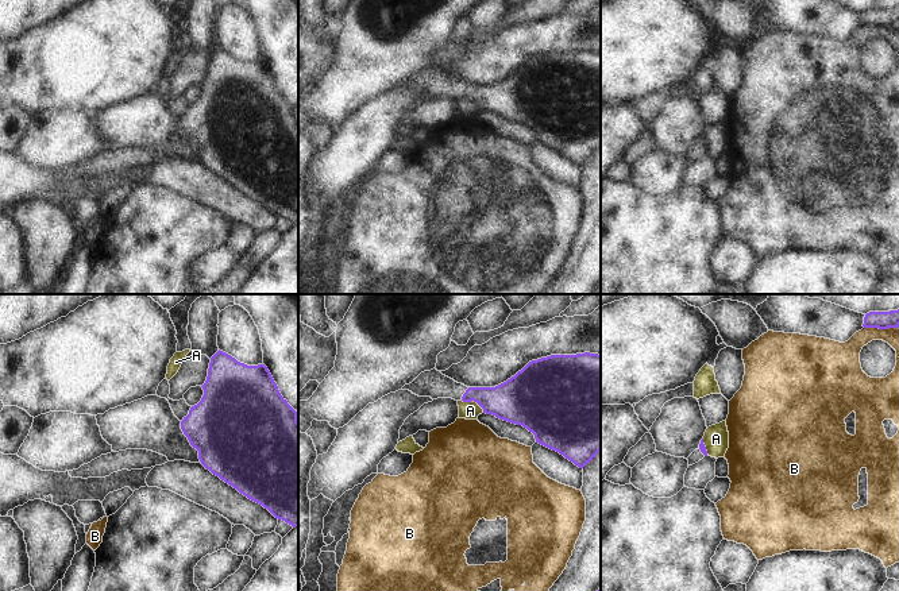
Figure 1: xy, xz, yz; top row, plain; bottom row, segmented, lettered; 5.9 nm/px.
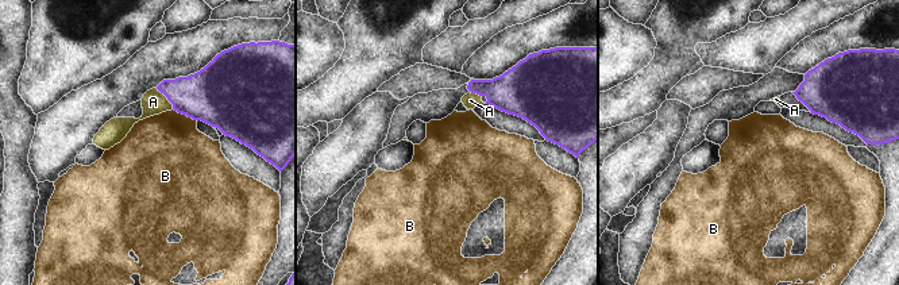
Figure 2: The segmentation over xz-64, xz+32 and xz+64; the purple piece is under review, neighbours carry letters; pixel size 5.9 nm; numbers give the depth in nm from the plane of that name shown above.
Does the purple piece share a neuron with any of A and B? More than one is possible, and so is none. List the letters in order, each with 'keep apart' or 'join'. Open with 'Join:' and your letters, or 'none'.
Join: none
A: keep apart
B: keep apart

